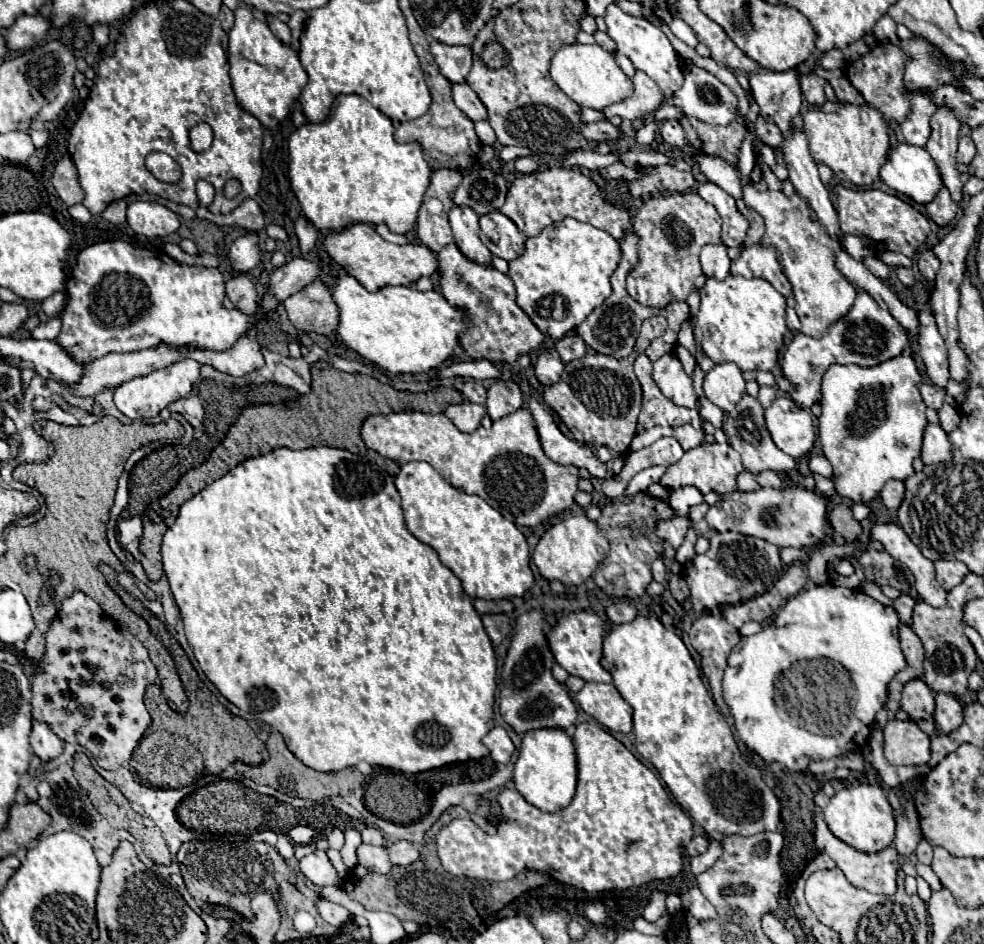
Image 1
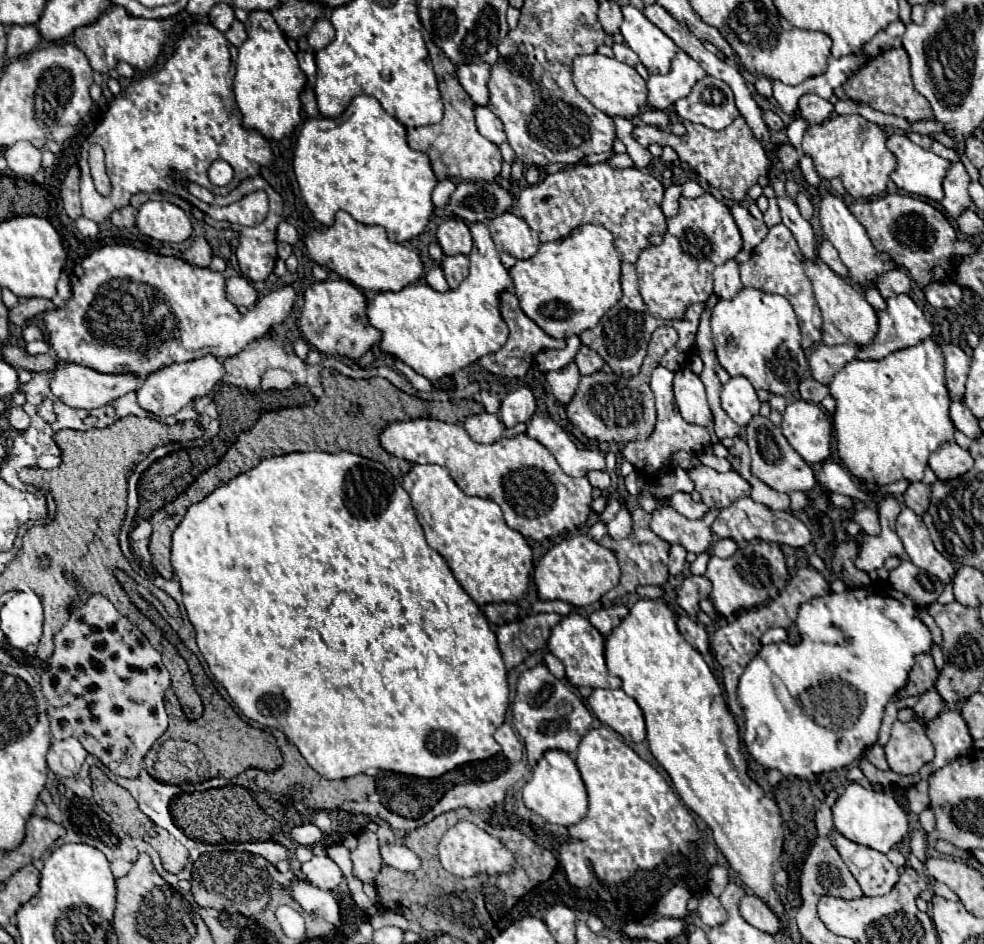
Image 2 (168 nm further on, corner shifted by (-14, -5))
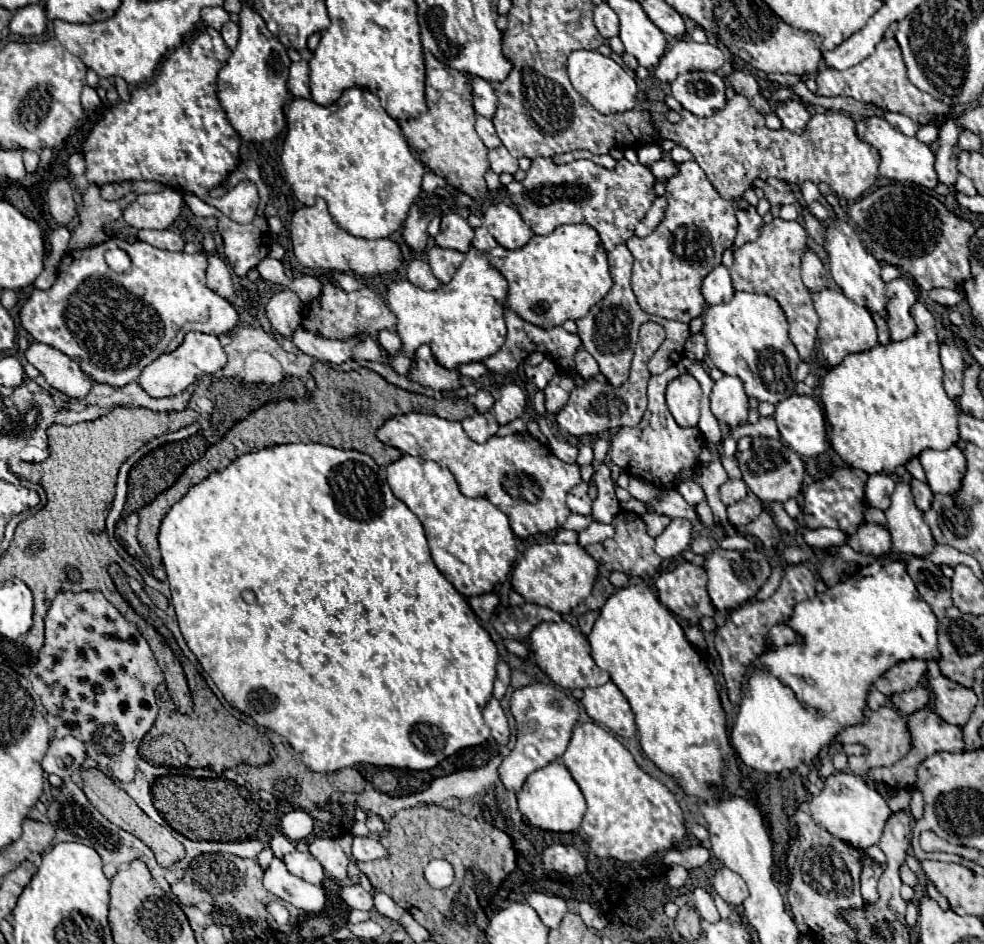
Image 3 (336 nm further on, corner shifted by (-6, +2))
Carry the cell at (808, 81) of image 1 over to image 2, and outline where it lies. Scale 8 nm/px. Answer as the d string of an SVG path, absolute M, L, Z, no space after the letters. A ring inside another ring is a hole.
M804 94L800 98L800 108L802 108L802 116L806 116L806 120L810 124L824 122L834 112L834 106L828 100L824 100L824 98L816 96L816 94Z

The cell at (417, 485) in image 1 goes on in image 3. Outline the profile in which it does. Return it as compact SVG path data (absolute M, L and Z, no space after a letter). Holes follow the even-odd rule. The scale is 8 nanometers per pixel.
M402 455L386 467L386 479L392 493L422 521L432 559L456 591L474 597L490 593L506 581L516 559L516 543L508 517L496 505L484 497L464 497L450 469L422 457Z

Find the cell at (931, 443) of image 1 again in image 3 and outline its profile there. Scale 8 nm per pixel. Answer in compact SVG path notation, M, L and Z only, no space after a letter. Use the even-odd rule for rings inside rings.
M956 445L944 451L926 449L920 453L918 459L934 493L956 495L960 491L962 477L966 473L966 457Z

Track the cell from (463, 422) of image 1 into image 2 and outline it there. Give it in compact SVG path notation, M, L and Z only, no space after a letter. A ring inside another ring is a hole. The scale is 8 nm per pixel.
M482 412L482 414L474 414L474 416L468 416L466 422L464 422L464 428L466 432L480 444L490 444L490 442L496 442L502 438L502 420L500 416L496 414L490 414L490 412Z

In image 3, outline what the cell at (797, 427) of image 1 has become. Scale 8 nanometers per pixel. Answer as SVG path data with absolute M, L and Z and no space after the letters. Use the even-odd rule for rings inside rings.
M790 395L776 405L774 419L782 443L800 457L818 457L826 451L826 425L822 407L806 395Z

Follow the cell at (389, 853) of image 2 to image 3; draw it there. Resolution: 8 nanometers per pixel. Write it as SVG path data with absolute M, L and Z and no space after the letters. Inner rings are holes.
M368 835L368 837L354 837L352 855L354 855L356 861L374 861L374 859L386 857L386 849L372 835Z

